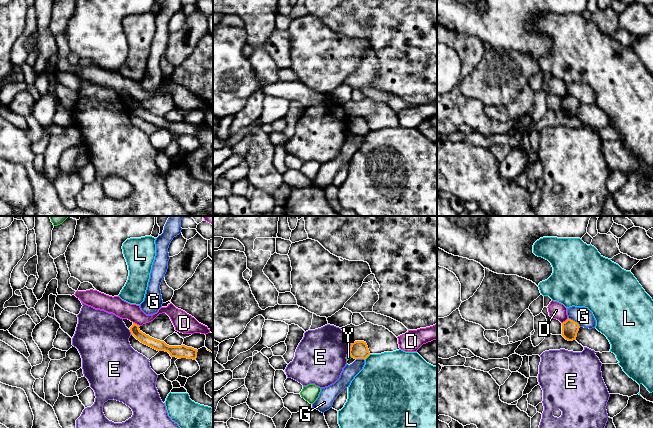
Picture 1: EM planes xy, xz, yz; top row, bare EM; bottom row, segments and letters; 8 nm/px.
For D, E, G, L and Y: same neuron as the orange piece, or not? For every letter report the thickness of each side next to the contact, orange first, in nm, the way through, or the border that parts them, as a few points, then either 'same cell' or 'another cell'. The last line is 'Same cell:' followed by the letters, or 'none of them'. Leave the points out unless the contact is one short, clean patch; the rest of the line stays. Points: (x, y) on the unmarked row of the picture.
D: 90 nm thick on the orange side, 140 nm on the other; another cell
E: 140 nm thick on the orange side, 400 nm on the other; border along xz (351, 119), (348, 128); another cell
G: 140 nm thick on the orange side, 150 nm on the other; border along yz (568, 93), (580, 102); another cell
L: 140 nm thick on the orange side, 440 nm on the other; another cell
Y: 140 nm thick on the orange side, 40 nm on the other; border along xz (348, 129), (352, 133); another cell
Same cell: none of them

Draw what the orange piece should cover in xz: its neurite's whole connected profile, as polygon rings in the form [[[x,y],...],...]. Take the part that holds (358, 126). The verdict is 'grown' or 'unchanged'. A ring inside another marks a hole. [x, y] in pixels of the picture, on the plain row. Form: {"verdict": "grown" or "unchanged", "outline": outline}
{"verdict": "unchanged", "outline": [[[355,117],[351,119],[349,130],[354,135],[366,135],[369,131],[369,125],[364,117]]]}

